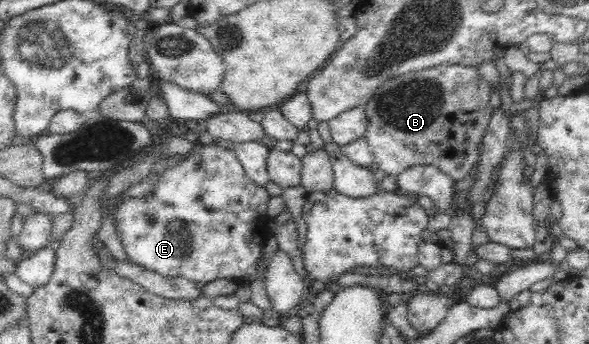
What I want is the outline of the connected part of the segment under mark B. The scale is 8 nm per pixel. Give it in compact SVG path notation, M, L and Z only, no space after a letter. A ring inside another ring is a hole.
M441 64L436 67L429 67L403 76L398 76L397 78L391 78L391 80L383 82L383 84L375 90L375 93L372 94L371 100L363 106L365 115L367 115L367 121L369 121L367 132L365 132L365 138L367 138L368 146L373 152L374 164L389 176L397 176L410 166L431 164L439 168L441 172L447 173L447 176L455 181L465 178L465 176L469 175L471 168L473 168L475 164L481 162L481 152L483 152L482 140L485 134L487 134L486 130L489 128L489 122L493 112L490 106L491 90L490 84L487 83L487 80L482 78L477 68L463 65Z

